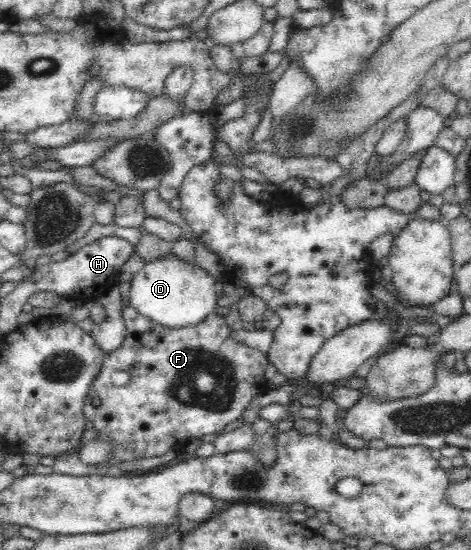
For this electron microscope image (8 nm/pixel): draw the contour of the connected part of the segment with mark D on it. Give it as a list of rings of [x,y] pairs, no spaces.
[[[175,255],[166,256],[166,258],[145,262],[142,270],[136,272],[130,280],[129,303],[154,324],[160,324],[165,328],[188,328],[188,326],[200,324],[210,313],[215,312],[216,300],[219,298],[217,288],[214,278],[201,270],[195,262],[182,262]]]

